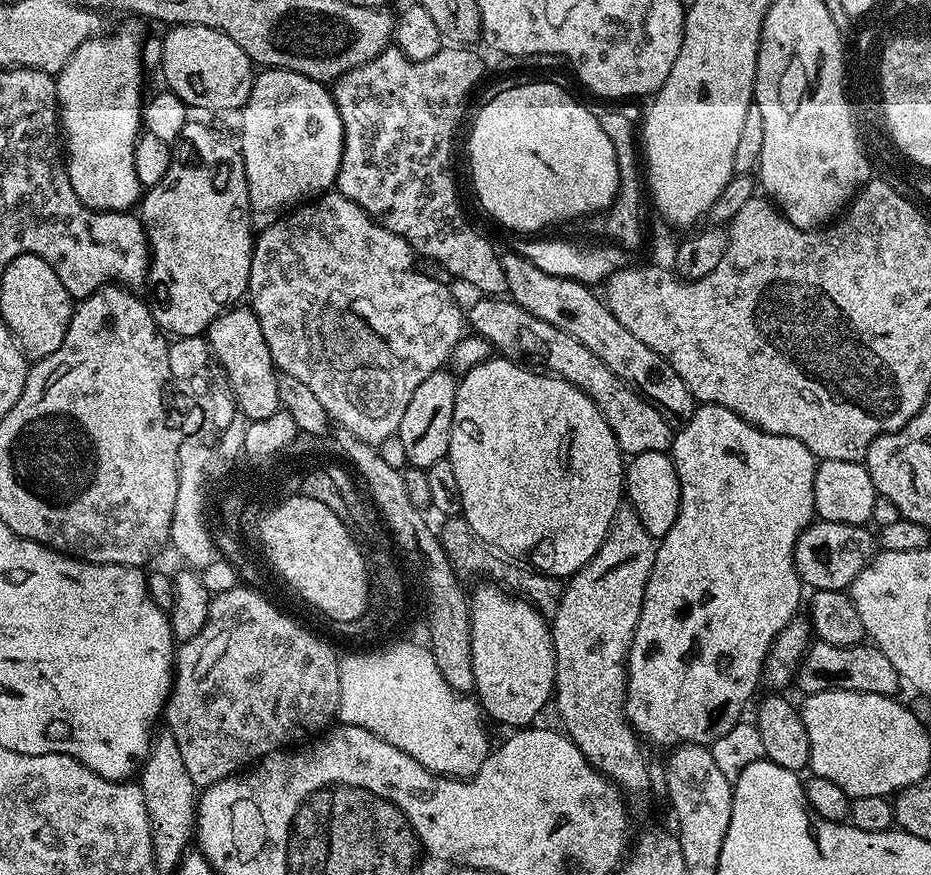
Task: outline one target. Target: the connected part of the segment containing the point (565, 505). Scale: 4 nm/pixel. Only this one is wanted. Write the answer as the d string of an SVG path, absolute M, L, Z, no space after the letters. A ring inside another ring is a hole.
M489 358L459 377L454 402L454 422L450 430L450 446L446 458L450 466L454 466L458 490L462 490L462 519L472 527L474 534L478 534L478 538L490 542L490 546L498 546L498 550L506 550L506 554L517 556L519 560L527 560L539 572L567 578L582 570L582 566L586 566L586 562L590 562L590 558L598 554L614 522L614 514L622 506L626 496L626 457L614 438L614 430L610 430L606 418L602 418L598 406L594 406L594 402L585 392L558 376L545 374L543 371L531 372L520 364L523 363L512 358Z

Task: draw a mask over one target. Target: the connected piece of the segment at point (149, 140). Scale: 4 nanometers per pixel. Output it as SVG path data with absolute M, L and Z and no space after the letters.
M124 28L121 32L112 32L92 37L91 40L82 42L82 46L78 46L78 50L74 50L74 54L70 58L70 62L66 62L66 66L55 77L56 82L56 103L58 105L58 124L62 129L62 144L66 149L66 167L68 169L68 177L70 178L70 186L74 186L74 194L78 194L78 198L87 206L93 208L95 212L126 212L137 207L138 201L142 196L142 187L140 188L140 180L144 183L145 189L153 188L155 184L162 178L162 174L166 174L168 165L173 163L174 156L171 156L170 145L162 142L162 138L154 138L154 134L144 132L142 135L142 105L146 99L145 93L140 93L140 87L144 84L144 68L140 65L140 36L130 29Z

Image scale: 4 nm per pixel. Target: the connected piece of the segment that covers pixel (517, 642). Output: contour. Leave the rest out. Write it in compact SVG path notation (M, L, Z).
M480 582L470 592L470 642L472 643L472 661L474 662L474 689L478 704L486 713L489 721L509 724L509 729L519 730L531 725L532 720L544 707L549 707L556 687L556 659L552 645L552 629L535 604L509 594L499 584Z

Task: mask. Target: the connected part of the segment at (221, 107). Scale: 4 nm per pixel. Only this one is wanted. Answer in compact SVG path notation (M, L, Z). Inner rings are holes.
M177 24L169 27L164 36L164 45L160 48L160 68L164 71L167 91L178 94L182 102L189 109L209 108L212 112L232 112L240 110L248 101L254 79L254 65L252 59L234 42L234 38L226 38L218 30L210 26L190 26Z

